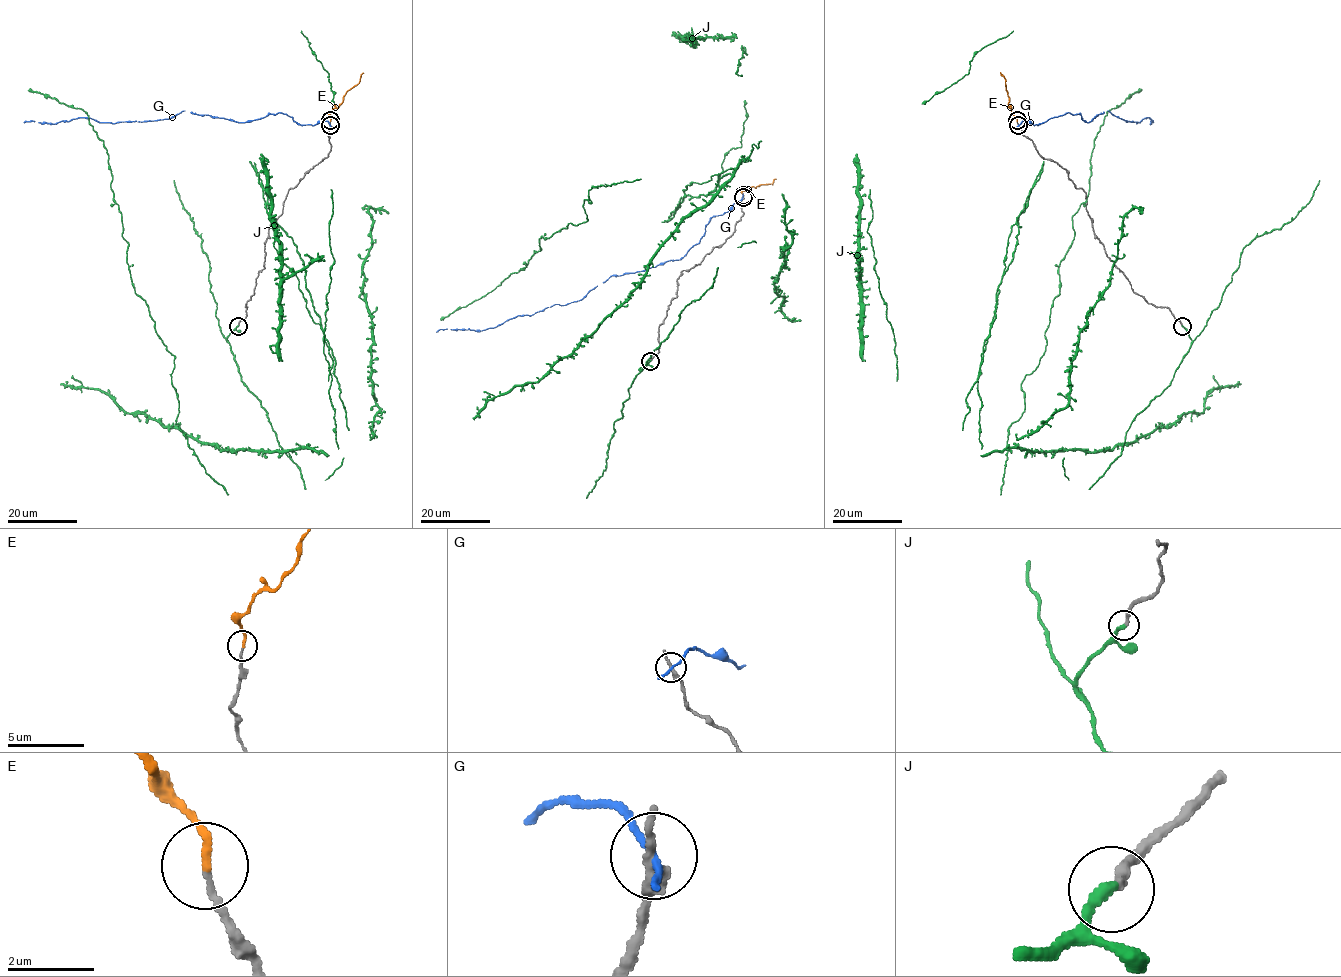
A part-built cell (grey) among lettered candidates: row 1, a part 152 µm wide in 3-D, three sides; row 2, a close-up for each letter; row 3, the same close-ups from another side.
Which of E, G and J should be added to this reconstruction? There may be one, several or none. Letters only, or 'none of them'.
E, J

